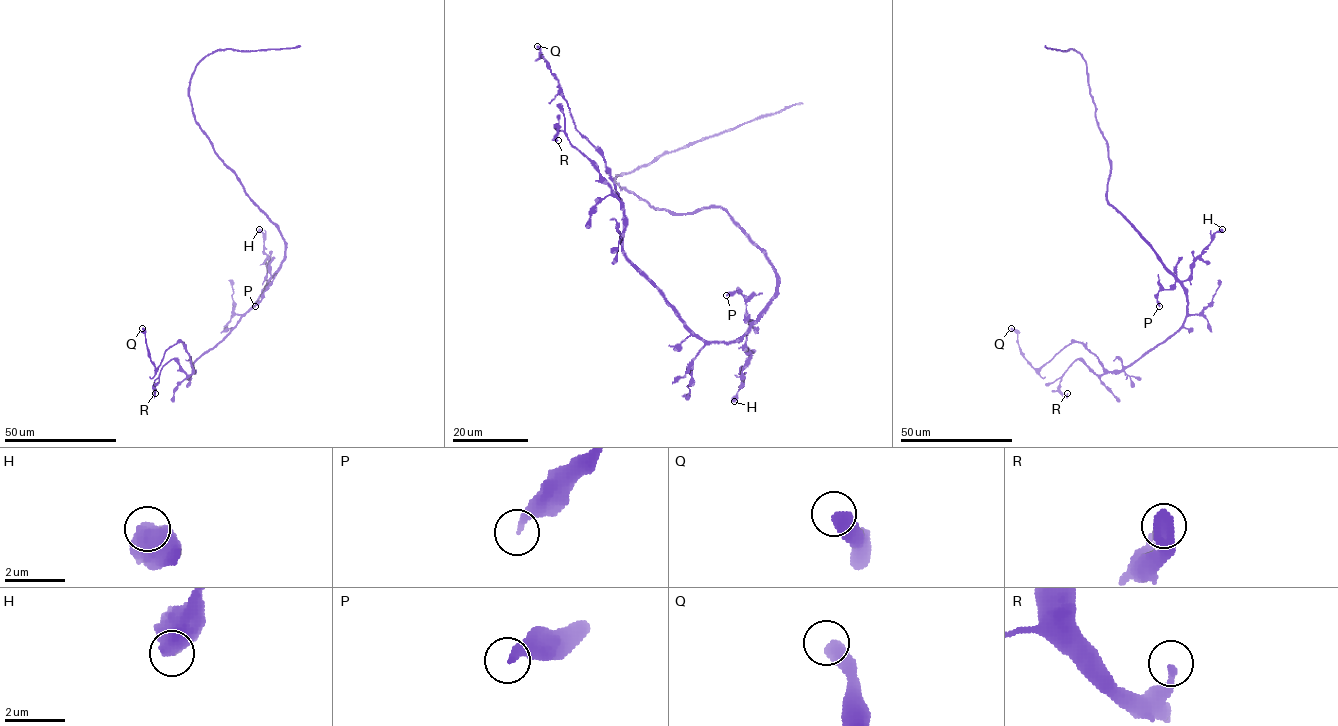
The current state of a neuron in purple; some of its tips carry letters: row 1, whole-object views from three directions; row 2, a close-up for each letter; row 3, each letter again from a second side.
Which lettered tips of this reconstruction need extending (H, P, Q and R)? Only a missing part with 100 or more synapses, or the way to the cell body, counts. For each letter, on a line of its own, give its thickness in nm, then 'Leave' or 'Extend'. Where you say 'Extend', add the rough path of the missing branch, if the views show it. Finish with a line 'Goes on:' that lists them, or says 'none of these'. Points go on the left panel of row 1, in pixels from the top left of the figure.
H: Thickness 750 nm. Leave
P: Thickness 320 nm. Leave
Q: Thickness 500 nm. Leave
R: Thickness 200 nm. Leave
Goes on: none of these

